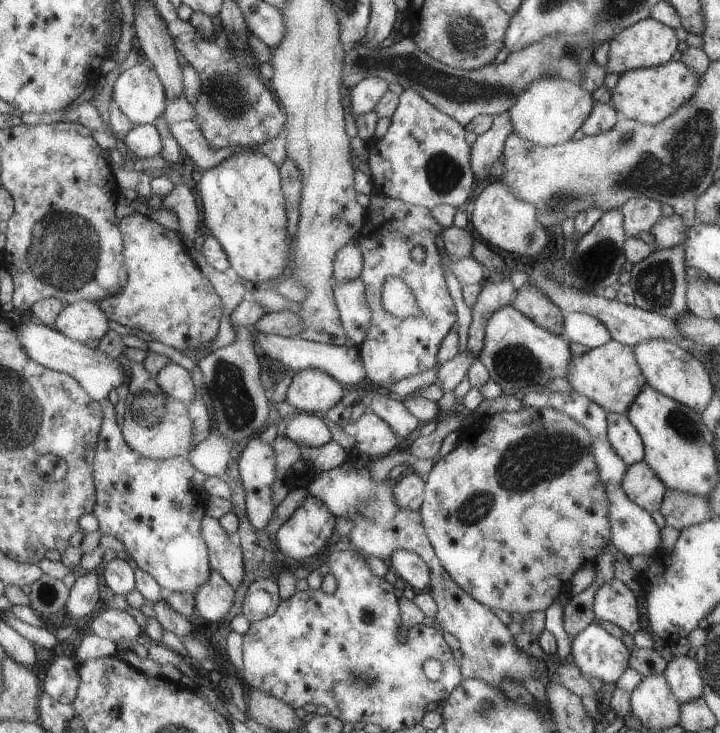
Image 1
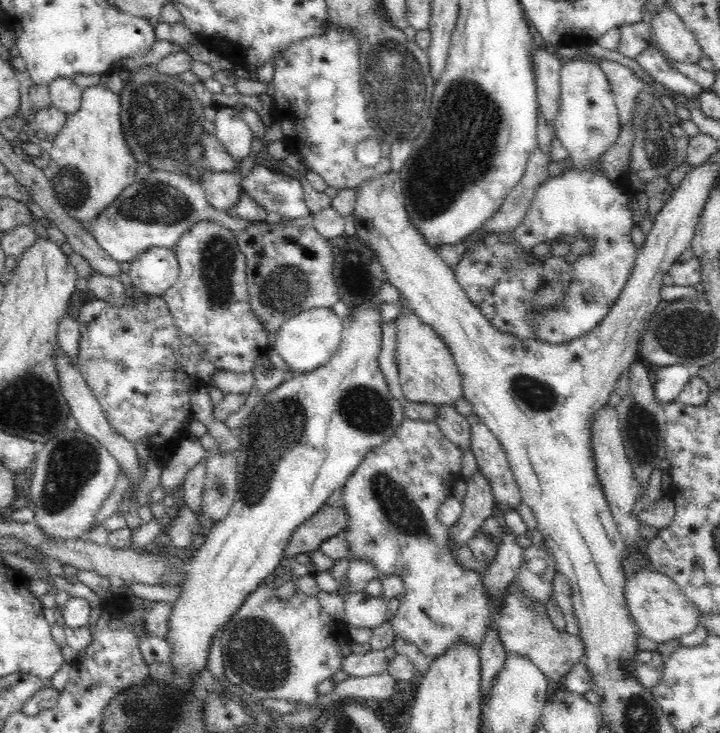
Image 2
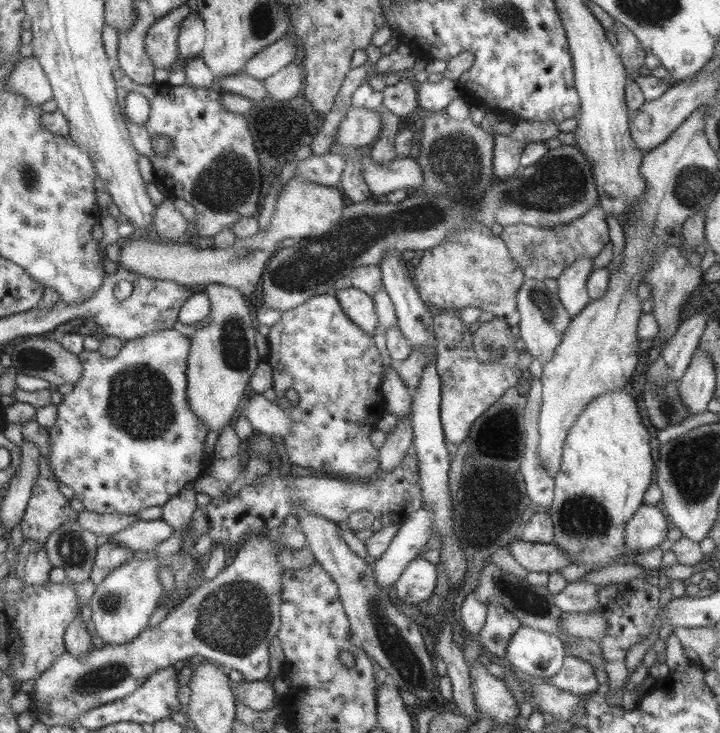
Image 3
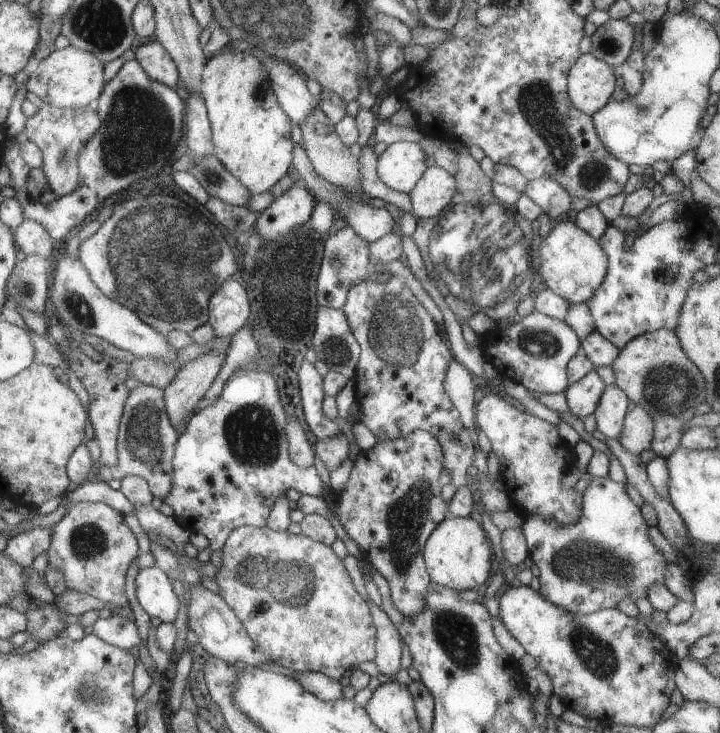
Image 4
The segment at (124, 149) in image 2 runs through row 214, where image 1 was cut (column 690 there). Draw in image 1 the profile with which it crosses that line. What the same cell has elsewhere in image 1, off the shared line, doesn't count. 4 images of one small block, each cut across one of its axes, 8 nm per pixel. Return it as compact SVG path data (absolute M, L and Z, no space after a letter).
M670 60L660 66L631 70L619 76L617 85L611 91L610 104L623 118L657 125L692 98L698 88L700 77L682 61Z

